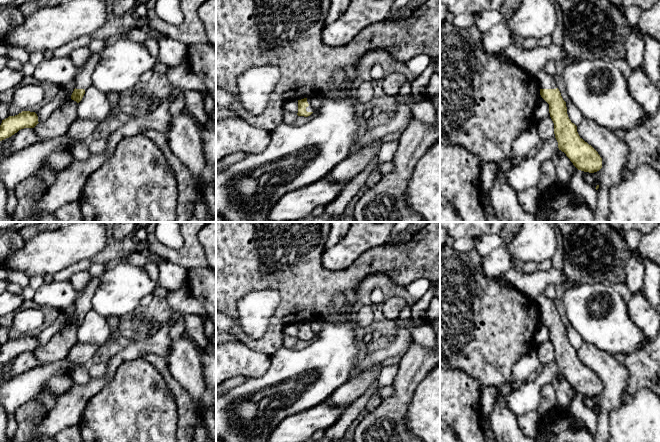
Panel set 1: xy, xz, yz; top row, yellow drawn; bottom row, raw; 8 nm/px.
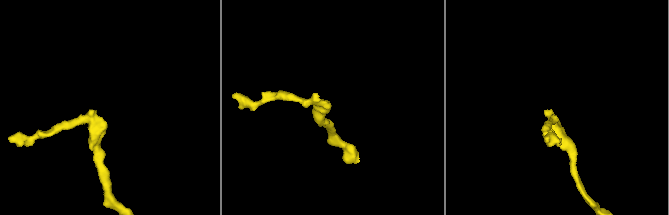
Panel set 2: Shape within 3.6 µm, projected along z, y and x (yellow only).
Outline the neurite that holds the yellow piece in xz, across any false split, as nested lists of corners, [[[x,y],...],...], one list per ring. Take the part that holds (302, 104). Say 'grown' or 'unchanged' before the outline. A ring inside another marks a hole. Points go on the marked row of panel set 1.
grown; [[[309,98],[298,100],[298,113],[297,113],[298,116],[308,117],[314,112],[315,109],[312,107]]]

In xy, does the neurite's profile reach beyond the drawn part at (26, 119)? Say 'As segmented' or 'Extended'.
As segmented

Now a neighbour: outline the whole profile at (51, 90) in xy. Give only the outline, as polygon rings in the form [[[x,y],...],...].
[[[40,82],[39,84],[45,92],[45,100],[47,103],[51,102],[57,96],[61,88],[52,82]]]

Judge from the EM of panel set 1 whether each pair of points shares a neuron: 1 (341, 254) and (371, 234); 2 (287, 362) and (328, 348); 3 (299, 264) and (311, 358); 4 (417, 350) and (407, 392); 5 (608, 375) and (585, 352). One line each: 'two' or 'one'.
1: one
2: one
3: two
4: one
5: one

